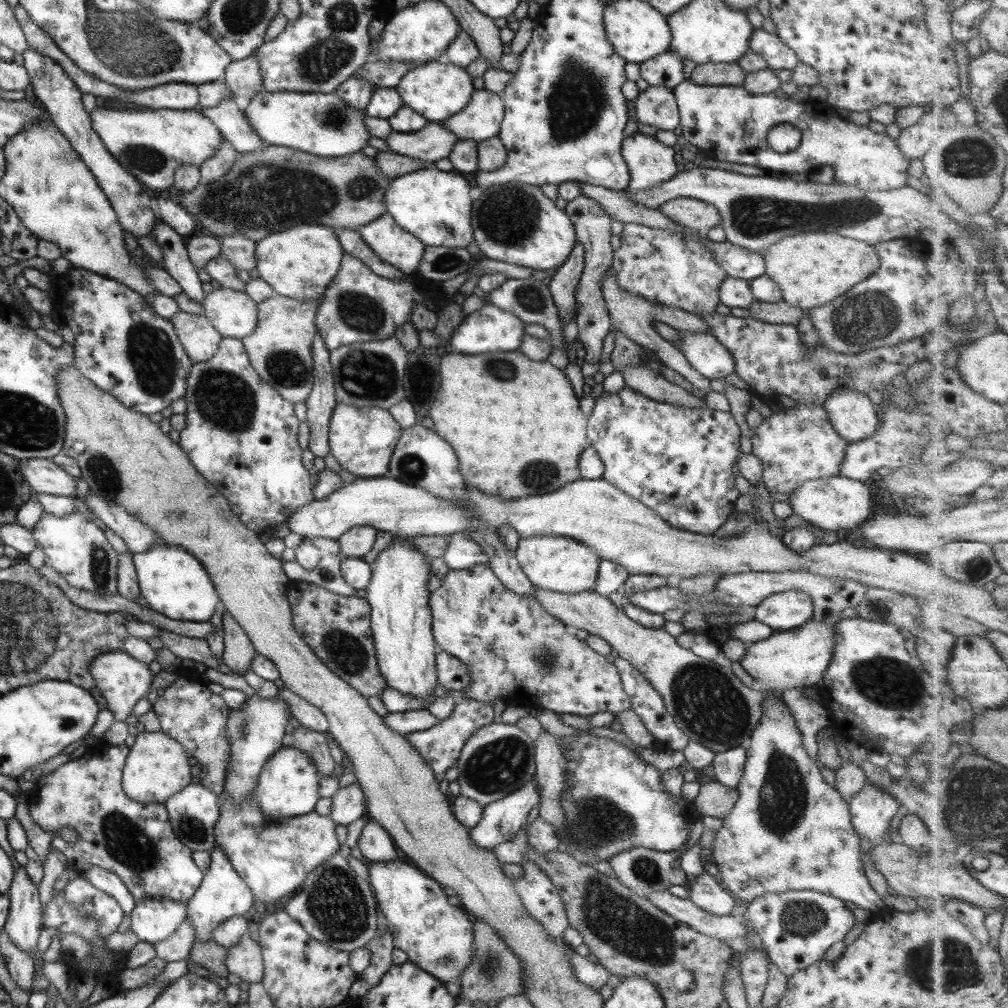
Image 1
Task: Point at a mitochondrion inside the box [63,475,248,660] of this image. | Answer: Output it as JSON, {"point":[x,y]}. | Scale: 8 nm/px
{"point":[99,567]}

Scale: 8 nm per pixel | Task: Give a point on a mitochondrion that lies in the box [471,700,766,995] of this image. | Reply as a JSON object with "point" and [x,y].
{"point":[615,921]}

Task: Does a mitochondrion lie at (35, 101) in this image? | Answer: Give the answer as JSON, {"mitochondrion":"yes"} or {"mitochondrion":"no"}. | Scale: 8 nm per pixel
{"mitochondrion":"no"}

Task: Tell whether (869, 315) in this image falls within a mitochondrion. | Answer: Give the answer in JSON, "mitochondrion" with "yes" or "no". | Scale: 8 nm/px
{"mitochondrion":"yes"}

